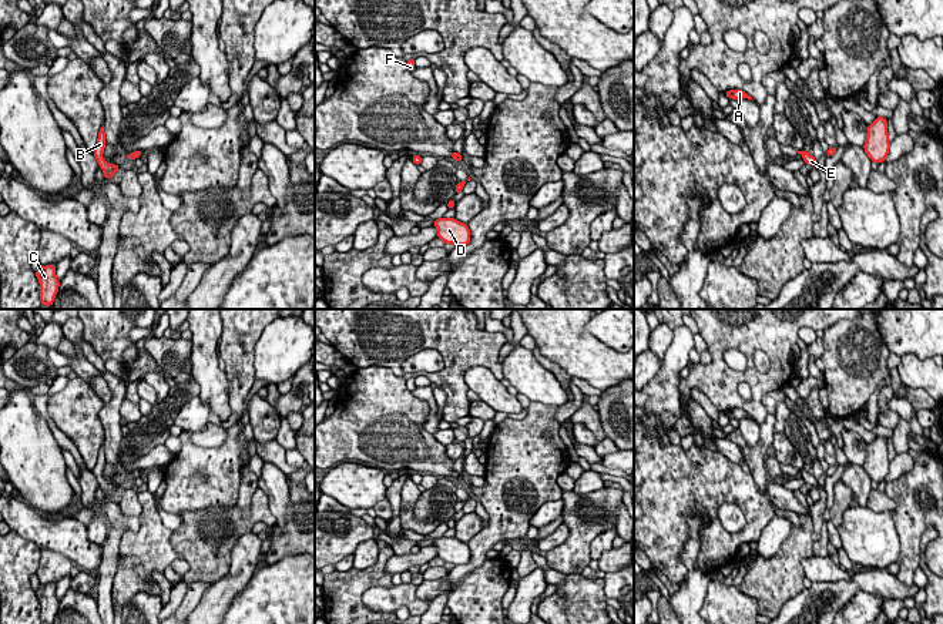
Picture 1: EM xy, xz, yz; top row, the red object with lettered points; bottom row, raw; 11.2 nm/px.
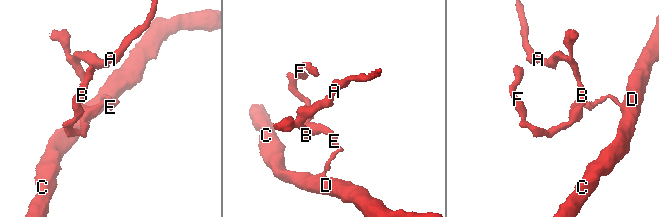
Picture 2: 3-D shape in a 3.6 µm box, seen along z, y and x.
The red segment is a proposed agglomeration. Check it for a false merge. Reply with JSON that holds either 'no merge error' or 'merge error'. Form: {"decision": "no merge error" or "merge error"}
{"decision": "merge error"}

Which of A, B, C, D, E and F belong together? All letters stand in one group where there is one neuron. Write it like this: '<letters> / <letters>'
A B F / C D E

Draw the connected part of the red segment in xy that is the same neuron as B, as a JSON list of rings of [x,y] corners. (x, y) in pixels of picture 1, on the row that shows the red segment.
[[[103,125],[98,131],[97,144],[95,144],[95,148],[93,150],[93,154],[100,168],[103,170],[105,180],[111,180],[114,174],[121,170],[120,170],[120,165],[117,164],[111,165],[103,158],[104,148],[105,148],[105,132]]]

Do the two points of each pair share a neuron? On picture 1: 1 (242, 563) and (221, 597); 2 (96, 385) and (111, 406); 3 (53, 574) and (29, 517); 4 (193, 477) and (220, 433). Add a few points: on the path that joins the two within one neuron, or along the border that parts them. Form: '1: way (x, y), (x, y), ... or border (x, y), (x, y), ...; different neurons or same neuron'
1: way (238, 572), (225, 589); same neuron
2: border (100, 376), (110, 391), (110, 401), (107, 403); different neurons
3: border (40, 549), (59, 552), (73, 564); different neurons
4: border (184, 432), (202, 446), (220, 446), (228, 438); different neurons

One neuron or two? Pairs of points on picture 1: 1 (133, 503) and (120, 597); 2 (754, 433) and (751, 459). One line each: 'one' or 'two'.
1: two
2: two

